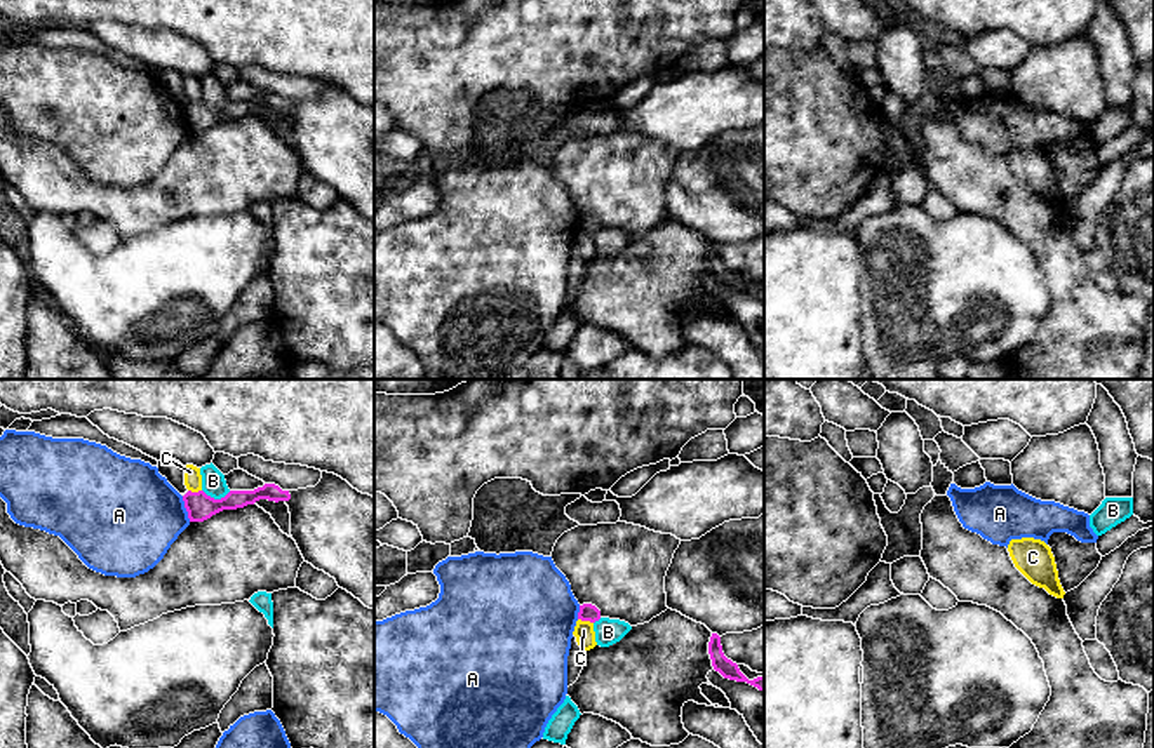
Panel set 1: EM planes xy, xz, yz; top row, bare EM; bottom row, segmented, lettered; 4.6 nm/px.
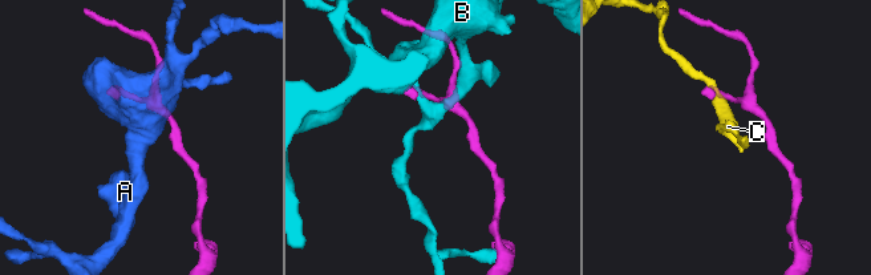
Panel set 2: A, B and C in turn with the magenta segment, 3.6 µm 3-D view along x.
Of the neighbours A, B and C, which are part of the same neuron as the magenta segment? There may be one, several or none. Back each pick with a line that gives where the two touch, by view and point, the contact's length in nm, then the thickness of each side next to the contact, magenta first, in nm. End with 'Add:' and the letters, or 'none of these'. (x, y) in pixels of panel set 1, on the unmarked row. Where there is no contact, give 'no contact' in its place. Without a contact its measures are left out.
Add: none of these

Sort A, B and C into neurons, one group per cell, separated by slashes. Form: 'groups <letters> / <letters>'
groups A / B / C

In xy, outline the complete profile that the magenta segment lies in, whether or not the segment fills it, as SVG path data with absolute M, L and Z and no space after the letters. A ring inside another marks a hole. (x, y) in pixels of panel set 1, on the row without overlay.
M265 94L263 97L258 97L254 101L230 101L221 110L214 110L207 106L204 101L198 103L188 101L183 106L190 132L204 132L223 120L244 118L247 115L254 115L259 110L278 113L289 111L291 104L289 101L282 101L275 94Z

